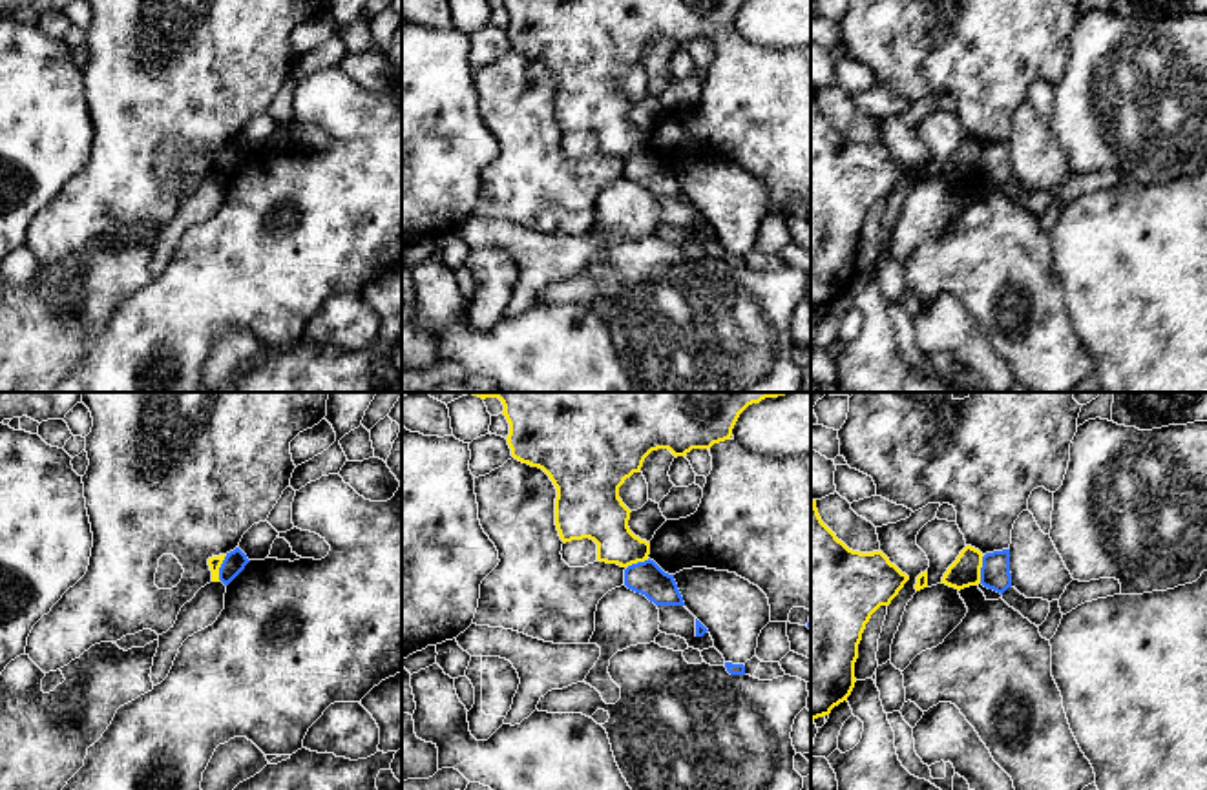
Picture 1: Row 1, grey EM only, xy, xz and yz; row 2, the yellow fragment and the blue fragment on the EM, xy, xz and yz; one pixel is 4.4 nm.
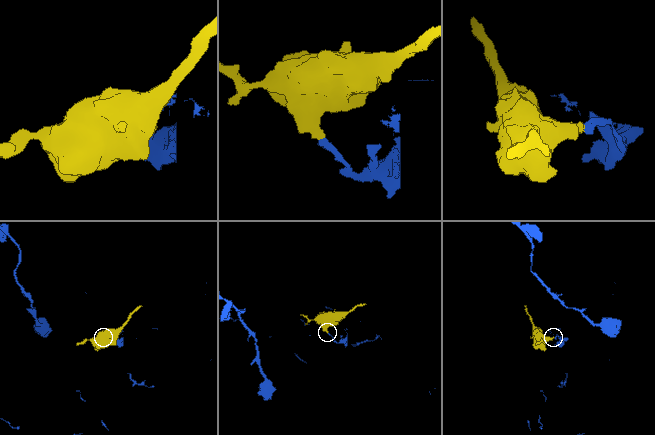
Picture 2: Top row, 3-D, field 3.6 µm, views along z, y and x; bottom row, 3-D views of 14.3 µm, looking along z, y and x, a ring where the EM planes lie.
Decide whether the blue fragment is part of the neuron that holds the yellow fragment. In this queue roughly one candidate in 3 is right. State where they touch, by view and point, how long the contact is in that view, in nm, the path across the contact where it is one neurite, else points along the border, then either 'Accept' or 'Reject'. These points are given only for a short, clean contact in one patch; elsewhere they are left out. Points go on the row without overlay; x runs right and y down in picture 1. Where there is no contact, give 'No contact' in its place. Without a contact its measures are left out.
Touches yellow at yz (979, 161). Shared border 130 nm. Boundary: yz (985, 146), (979, 174). Reject

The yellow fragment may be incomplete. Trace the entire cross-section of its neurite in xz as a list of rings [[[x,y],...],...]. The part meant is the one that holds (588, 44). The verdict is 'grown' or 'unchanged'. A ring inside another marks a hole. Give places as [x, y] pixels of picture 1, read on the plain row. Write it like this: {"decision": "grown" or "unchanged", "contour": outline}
{"decision": "unchanged", "contour": [[[504,0],[509,15],[511,47],[542,60],[557,80],[555,117],[561,131],[590,130],[597,135],[597,151],[628,159],[648,151],[650,135],[630,119],[630,100],[619,89],[619,78],[639,64],[645,49],[668,40],[676,49],[692,40],[710,40],[730,31],[745,0]]]}

